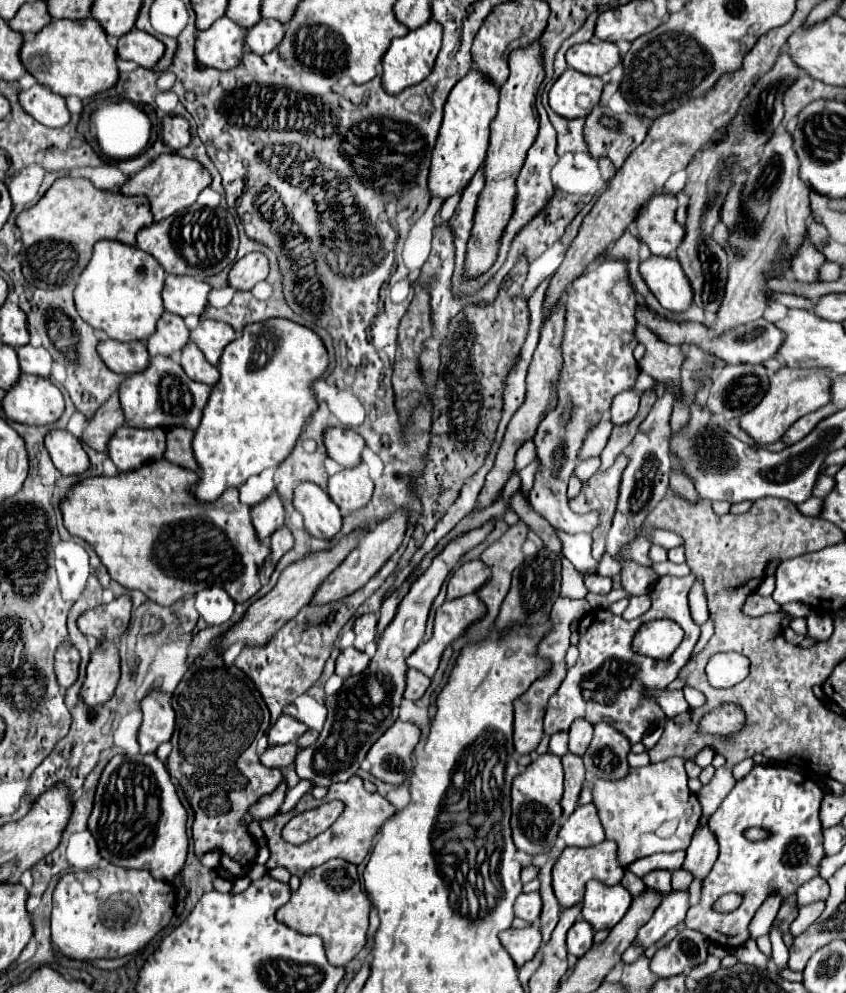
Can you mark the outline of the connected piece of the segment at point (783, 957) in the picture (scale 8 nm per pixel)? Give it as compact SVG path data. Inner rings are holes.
M777 926L771 928L771 944L773 944L773 954L771 954L771 958L773 958L775 966L777 966L777 972L781 972L781 970L787 966L787 956L789 956L789 952L787 952L787 946L783 944L783 938L781 938L781 932L779 932Z

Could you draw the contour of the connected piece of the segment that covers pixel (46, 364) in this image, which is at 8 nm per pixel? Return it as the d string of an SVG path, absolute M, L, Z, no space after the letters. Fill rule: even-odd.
M31 344L19 346L17 348L17 358L19 358L19 368L25 374L37 374L37 376L49 378L53 358L43 346L41 348L33 348Z

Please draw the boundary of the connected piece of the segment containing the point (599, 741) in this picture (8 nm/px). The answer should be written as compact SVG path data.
M595 724L591 748L585 752L583 762L587 772L603 780L621 780L629 774L627 754L631 744L625 736L619 736L611 724Z

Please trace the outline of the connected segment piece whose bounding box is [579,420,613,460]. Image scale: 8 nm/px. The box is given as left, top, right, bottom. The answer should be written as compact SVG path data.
M603 420L601 426L593 428L593 430L589 432L589 436L585 438L581 450L579 450L579 460L587 460L587 458L591 458L591 456L599 456L601 448L603 448L605 442L607 442L607 436L611 434L611 428L613 428L613 424L611 424L609 420Z

